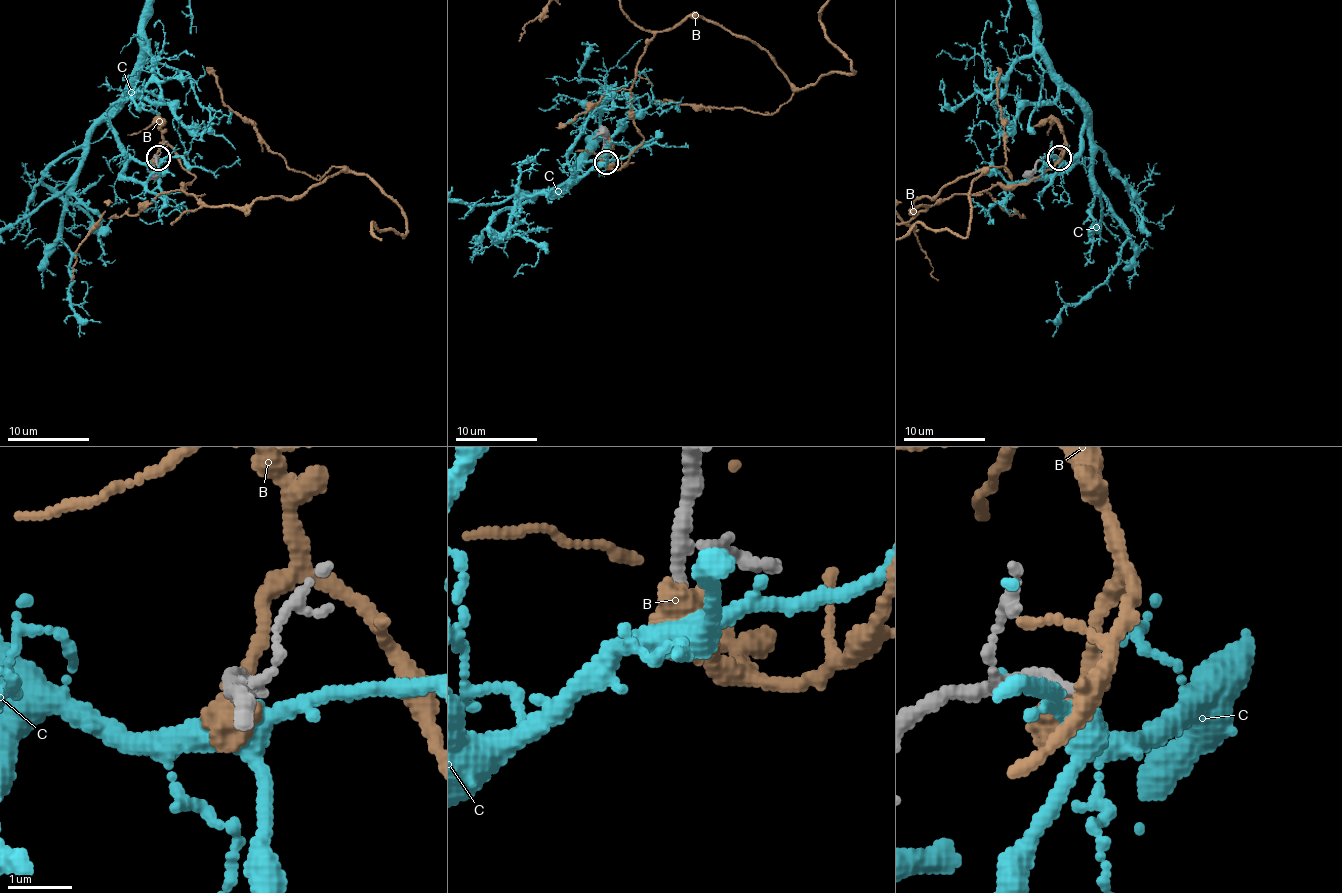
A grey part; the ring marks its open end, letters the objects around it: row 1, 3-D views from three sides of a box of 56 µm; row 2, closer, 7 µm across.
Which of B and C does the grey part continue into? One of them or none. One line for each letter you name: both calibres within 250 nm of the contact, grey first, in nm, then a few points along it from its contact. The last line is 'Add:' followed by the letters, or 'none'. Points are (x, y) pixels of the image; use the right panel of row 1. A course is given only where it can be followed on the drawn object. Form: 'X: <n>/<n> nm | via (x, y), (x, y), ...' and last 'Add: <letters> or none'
C: 200/360 nm
Add: C

